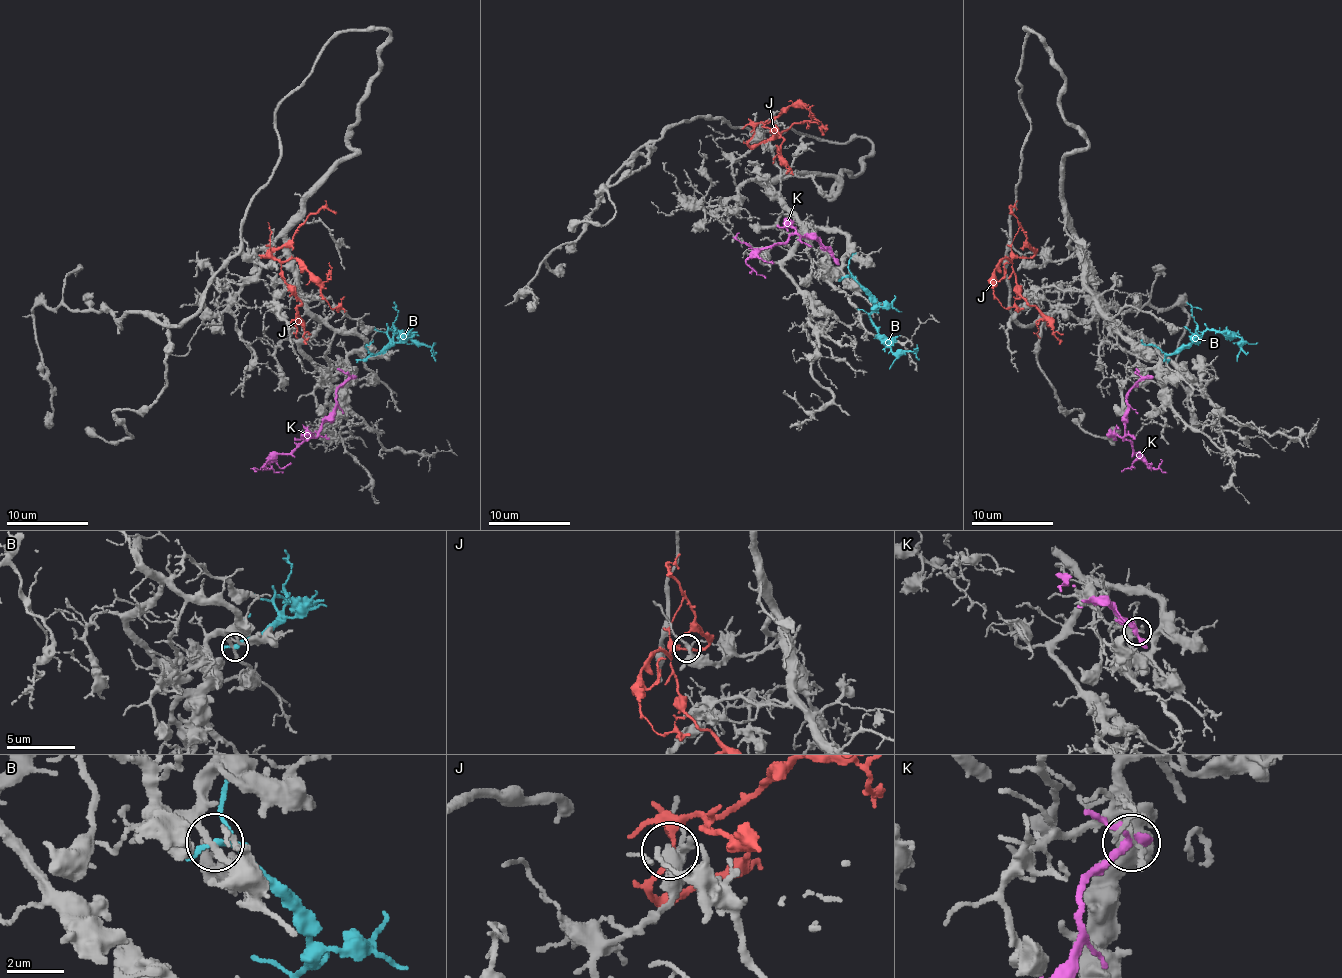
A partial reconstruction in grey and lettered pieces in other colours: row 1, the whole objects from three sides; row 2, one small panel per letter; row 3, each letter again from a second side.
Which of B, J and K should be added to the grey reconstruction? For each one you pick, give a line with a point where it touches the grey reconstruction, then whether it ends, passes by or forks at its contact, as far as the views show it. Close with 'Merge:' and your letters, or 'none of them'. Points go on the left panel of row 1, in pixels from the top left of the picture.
Merge: none of them

